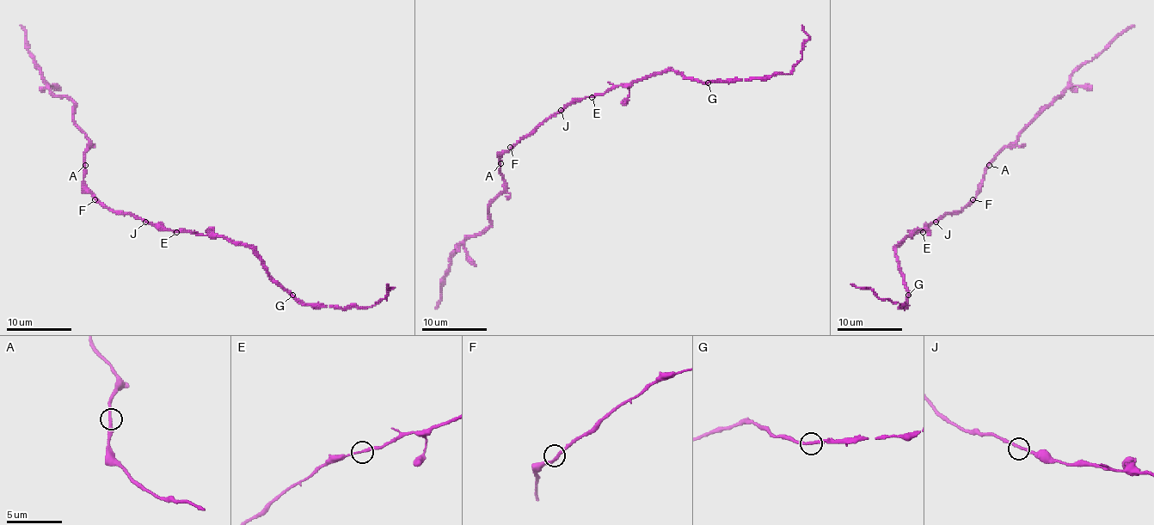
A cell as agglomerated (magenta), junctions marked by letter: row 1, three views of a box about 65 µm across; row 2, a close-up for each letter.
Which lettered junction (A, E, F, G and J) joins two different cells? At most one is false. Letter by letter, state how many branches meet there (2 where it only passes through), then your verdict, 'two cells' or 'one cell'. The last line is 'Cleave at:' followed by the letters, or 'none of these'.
A: 2 | one cell
E: 2 | one cell
F: 2 | one cell
G: 2 | one cell
J: 2 | one cell
Cleave at: none of these

